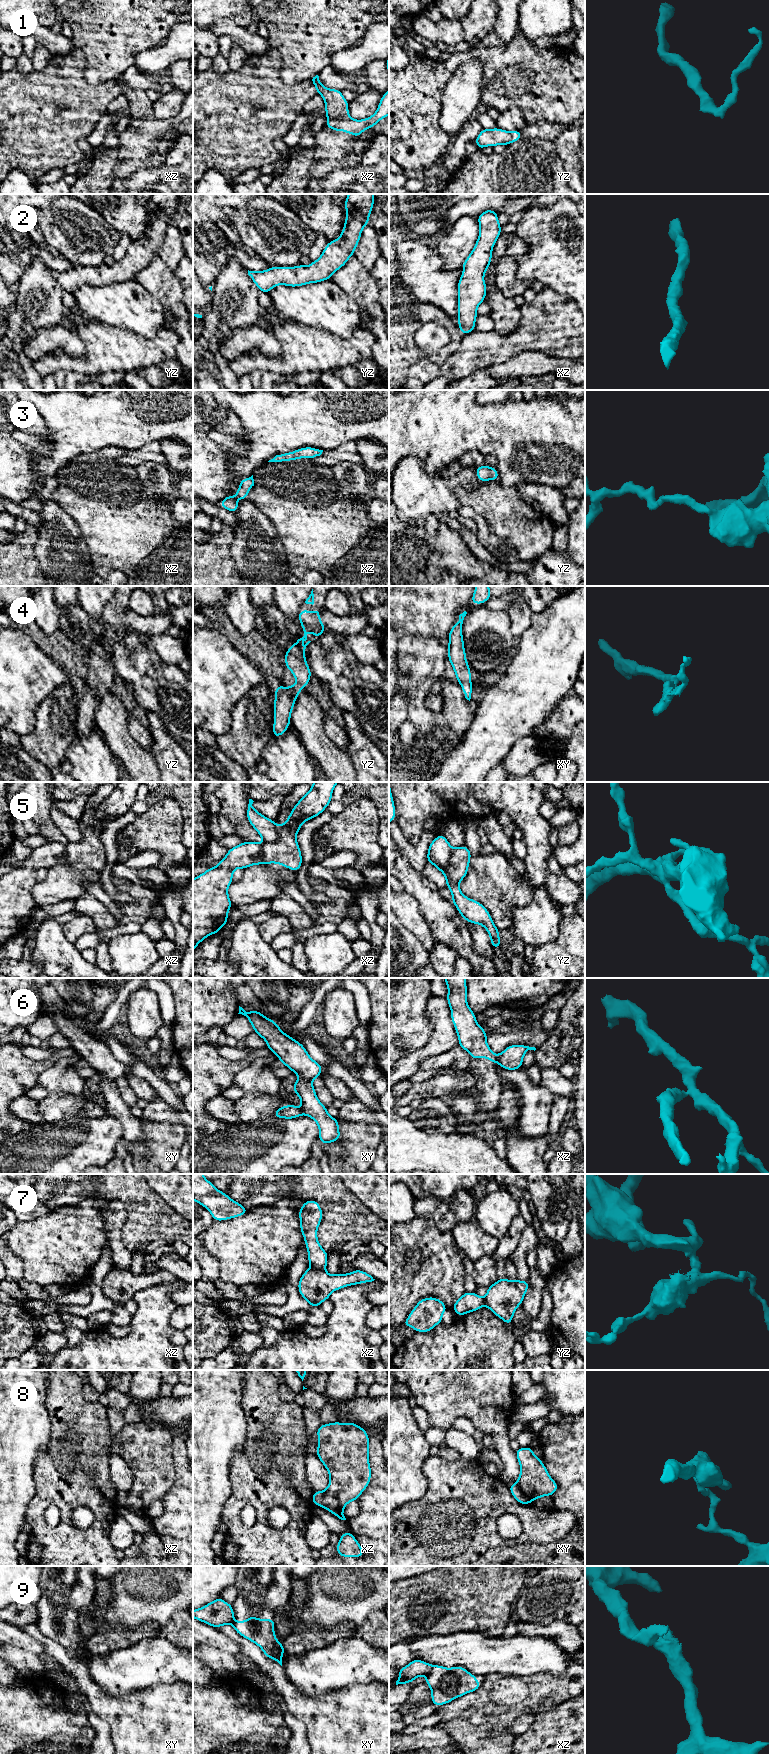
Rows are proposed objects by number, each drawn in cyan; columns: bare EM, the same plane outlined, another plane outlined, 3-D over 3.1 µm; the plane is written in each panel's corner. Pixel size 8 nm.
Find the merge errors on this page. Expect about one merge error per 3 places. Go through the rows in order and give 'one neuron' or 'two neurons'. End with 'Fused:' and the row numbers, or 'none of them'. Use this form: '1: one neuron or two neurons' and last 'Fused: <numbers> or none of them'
1: one neuron
2: one neuron
3: one neuron
4: one neuron
5: two neurons
6: two neurons
7: two neurons
8: two neurons
9: two neurons
Fused: 5, 6, 7, 8, 9

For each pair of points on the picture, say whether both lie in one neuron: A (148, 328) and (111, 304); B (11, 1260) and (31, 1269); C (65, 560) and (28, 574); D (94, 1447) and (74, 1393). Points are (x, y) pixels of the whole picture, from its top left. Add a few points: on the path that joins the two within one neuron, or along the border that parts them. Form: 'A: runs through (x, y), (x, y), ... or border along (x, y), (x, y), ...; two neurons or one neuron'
A: runs through (139, 319), (124, 305), (120, 304); one neuron
B: border along (10, 1247), (22, 1261), (23, 1278); two neurons
C: border along (34, 546), (34, 556), (45, 575); two neurons
D: runs through (81, 1434), (74, 1427), (74, 1406); one neuron

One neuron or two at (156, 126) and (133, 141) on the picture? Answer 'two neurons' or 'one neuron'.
one neuron

